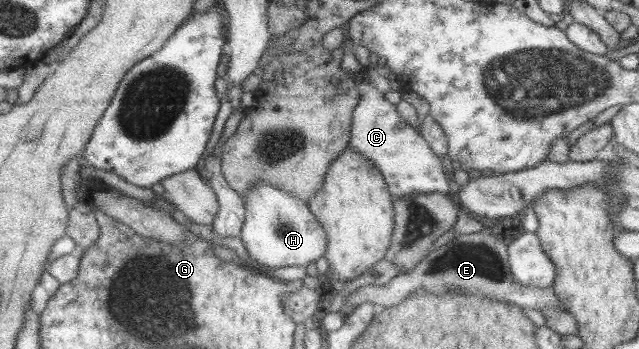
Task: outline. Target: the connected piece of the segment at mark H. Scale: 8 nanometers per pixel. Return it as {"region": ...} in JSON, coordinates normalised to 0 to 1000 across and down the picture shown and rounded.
{"region":[[[416,519],[401,524],[388,547],[385,639],[377,673],[391,734],[405,756],[427,771],[493,754],[512,725],[516,696],[512,659],[499,642],[498,619],[487,605],[479,573]]]}

